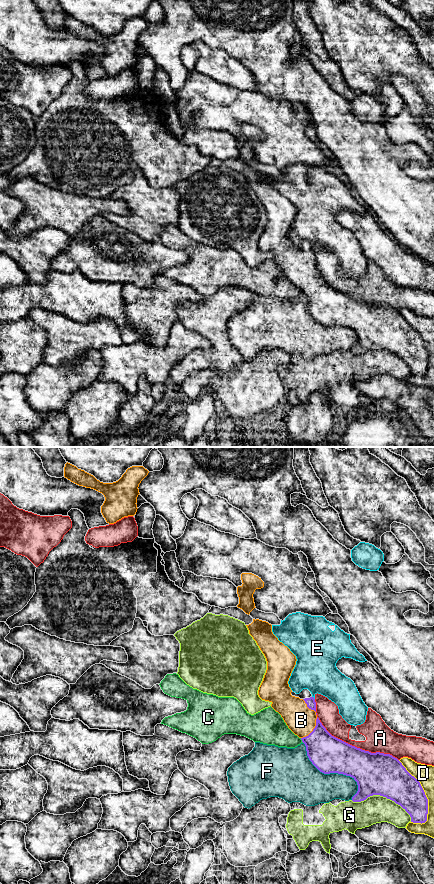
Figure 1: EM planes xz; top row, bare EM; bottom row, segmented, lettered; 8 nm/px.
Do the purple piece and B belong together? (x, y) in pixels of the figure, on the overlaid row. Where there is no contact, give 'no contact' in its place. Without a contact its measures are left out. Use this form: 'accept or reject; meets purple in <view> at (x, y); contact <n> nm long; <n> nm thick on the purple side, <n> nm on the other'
accept; meets purple in xz at (313, 729); contact 220 nm long; 300 nm thick on the purple side, 240 nm on the other

